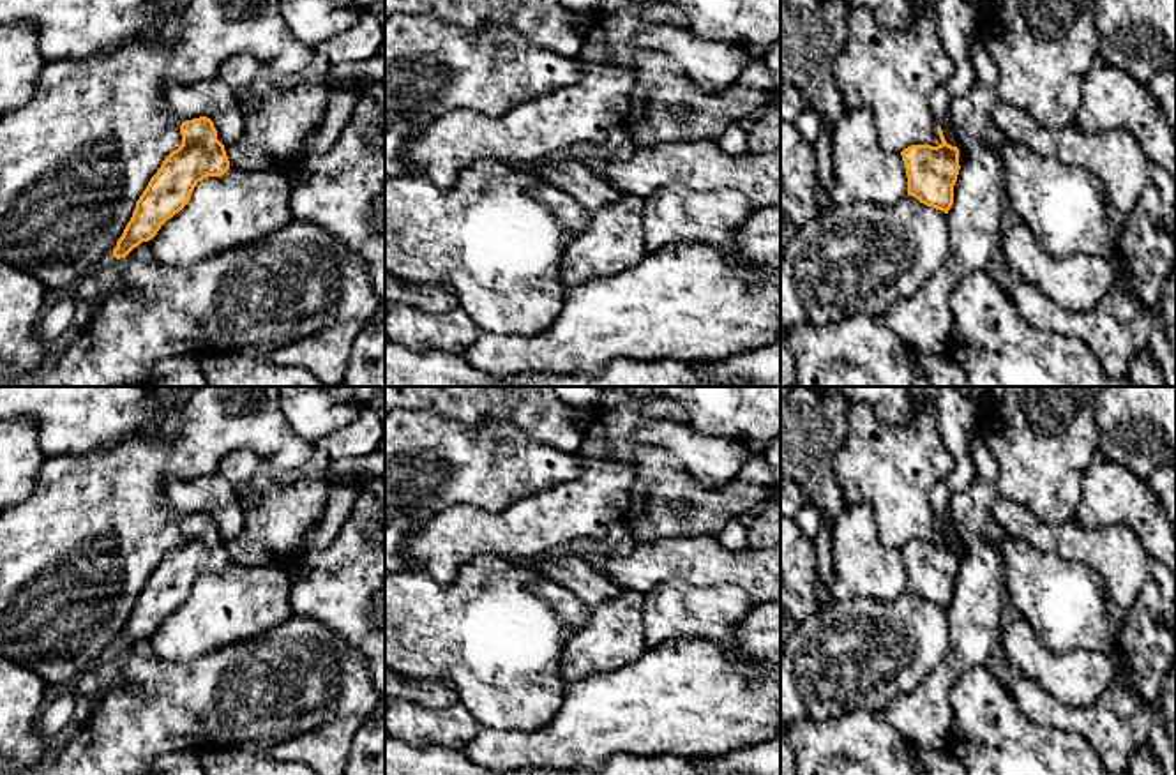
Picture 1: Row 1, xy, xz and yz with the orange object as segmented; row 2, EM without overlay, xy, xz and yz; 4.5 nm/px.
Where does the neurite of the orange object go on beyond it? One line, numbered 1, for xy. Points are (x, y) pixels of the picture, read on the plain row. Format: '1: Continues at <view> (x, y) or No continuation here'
1: No continuation here

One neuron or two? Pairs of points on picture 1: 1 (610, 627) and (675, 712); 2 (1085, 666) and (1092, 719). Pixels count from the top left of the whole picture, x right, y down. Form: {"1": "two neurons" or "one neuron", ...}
{"1": "two neurons", "2": "two neurons"}

